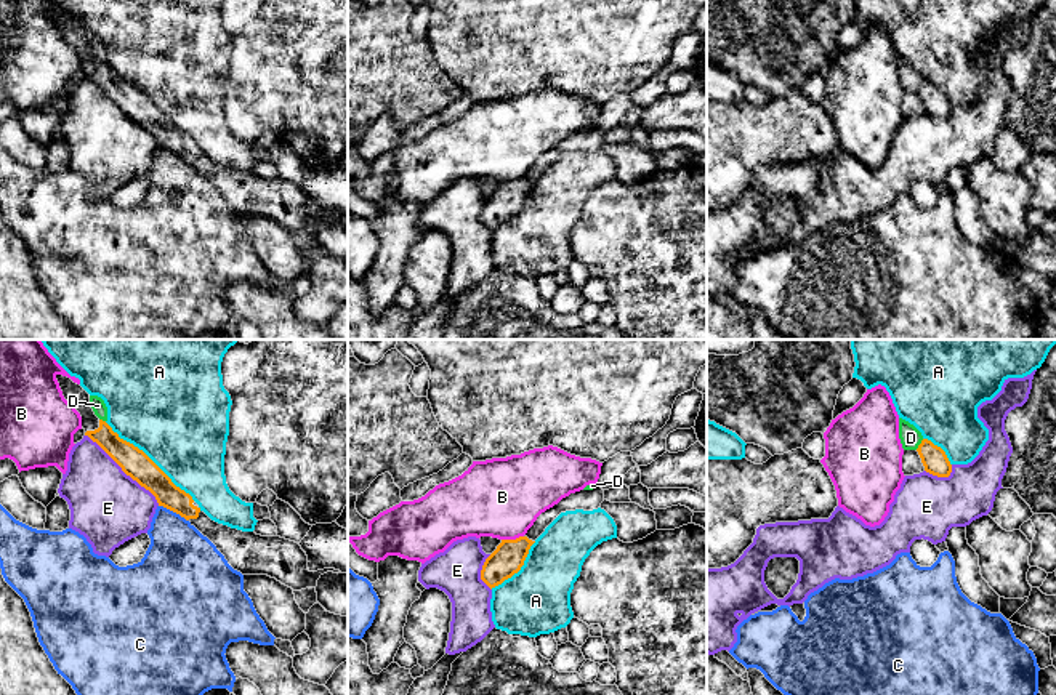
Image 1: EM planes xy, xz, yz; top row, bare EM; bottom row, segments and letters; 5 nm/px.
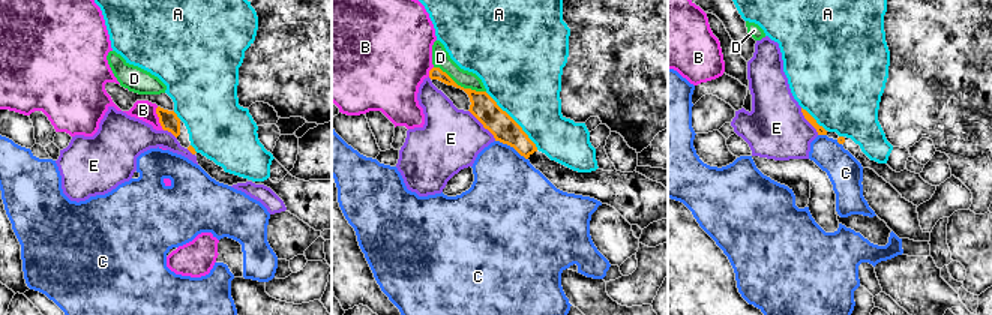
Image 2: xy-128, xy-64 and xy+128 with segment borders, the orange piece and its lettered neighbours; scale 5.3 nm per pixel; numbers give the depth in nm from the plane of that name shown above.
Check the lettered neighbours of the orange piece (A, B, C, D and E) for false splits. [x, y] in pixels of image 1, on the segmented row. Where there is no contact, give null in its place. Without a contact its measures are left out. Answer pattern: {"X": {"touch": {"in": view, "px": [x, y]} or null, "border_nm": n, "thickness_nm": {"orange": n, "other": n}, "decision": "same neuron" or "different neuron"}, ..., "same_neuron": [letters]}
{"A": {"touch": {"in": "xy", "px": [149, 458]}, "border_nm": 600, "thickness_nm": {"orange": 140, "other": 480}, "decision": "different neuron"}, "B": {"touch": {"in": "xz", "px": [511, 540]}, "border_nm": 110, "thickness_nm": {"orange": 160, "other": 400}, "decision": "different neuron"}, "C": {"touch": {"in": "xy", "px": [173, 511]}, "border_nm": 170, "thickness_nm": {"orange": 140, "other": 340}, "decision": "different neuron"}, "D": {"touch": {"in": "yz", "px": [920, 444]}, "border_nm": 70, "thickness_nm": {"orange": 130, "other": 110}, "decision": "different neuron"}, "E": {"touch": {"in": "xy", "px": [124, 471]}, "border_nm": 500, "thickness_nm": {"orange": 140, "other": 380}, "decision": "different neuron"}, "same_neuron": []}

